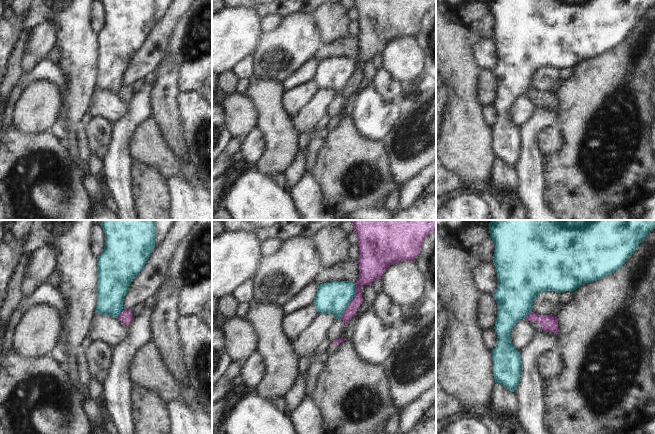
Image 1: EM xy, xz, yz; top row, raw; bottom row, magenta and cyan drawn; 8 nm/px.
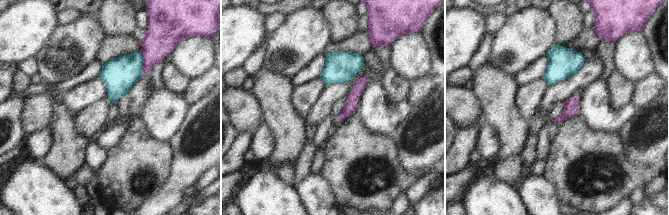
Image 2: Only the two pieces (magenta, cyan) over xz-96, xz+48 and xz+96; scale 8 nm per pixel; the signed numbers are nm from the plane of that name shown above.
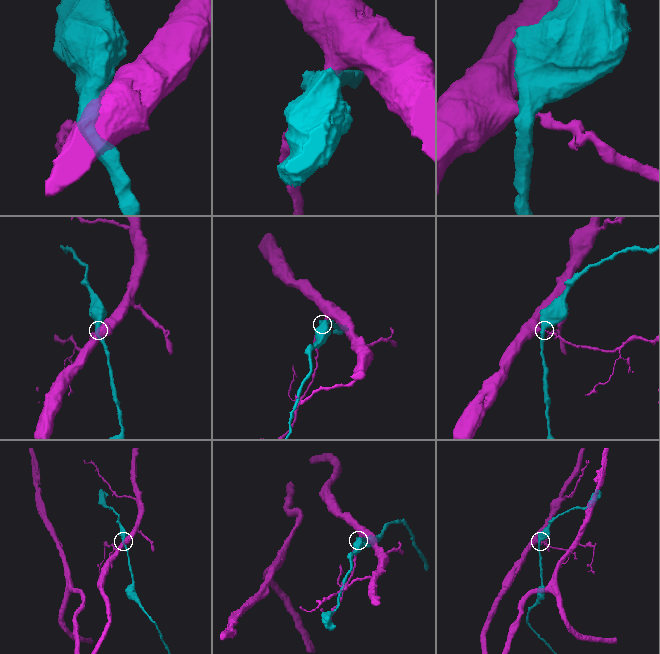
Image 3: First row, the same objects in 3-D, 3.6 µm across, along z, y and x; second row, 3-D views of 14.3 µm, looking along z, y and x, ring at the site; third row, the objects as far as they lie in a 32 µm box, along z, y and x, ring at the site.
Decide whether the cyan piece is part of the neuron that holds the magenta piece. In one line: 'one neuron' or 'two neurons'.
two neurons

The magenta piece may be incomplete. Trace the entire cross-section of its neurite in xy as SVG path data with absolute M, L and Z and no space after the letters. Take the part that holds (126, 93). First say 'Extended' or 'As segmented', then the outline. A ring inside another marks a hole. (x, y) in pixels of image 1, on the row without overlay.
As segmented. M125 86L123 87L119 92L118 95L124 100L129 101L133 96L133 91L131 89L131 86Z

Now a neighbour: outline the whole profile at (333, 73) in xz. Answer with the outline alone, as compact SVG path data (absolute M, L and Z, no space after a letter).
M330 57L317 63L313 77L318 89L326 89L340 95L355 72L355 59L350 57Z

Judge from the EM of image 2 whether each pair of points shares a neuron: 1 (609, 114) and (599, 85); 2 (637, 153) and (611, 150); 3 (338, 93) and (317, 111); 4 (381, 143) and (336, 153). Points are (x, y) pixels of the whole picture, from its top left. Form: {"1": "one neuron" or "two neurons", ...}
{"1": "one neuron", "2": "two neurons", "3": "one neuron", "4": "one neuron"}

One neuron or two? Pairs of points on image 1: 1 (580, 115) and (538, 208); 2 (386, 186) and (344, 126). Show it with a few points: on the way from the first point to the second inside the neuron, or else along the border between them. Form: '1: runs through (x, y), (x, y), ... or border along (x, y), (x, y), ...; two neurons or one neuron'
1: border along (542, 172), (543, 197), (552, 209); two neurons
2: runs through (377, 171), (348, 141); one neuron

